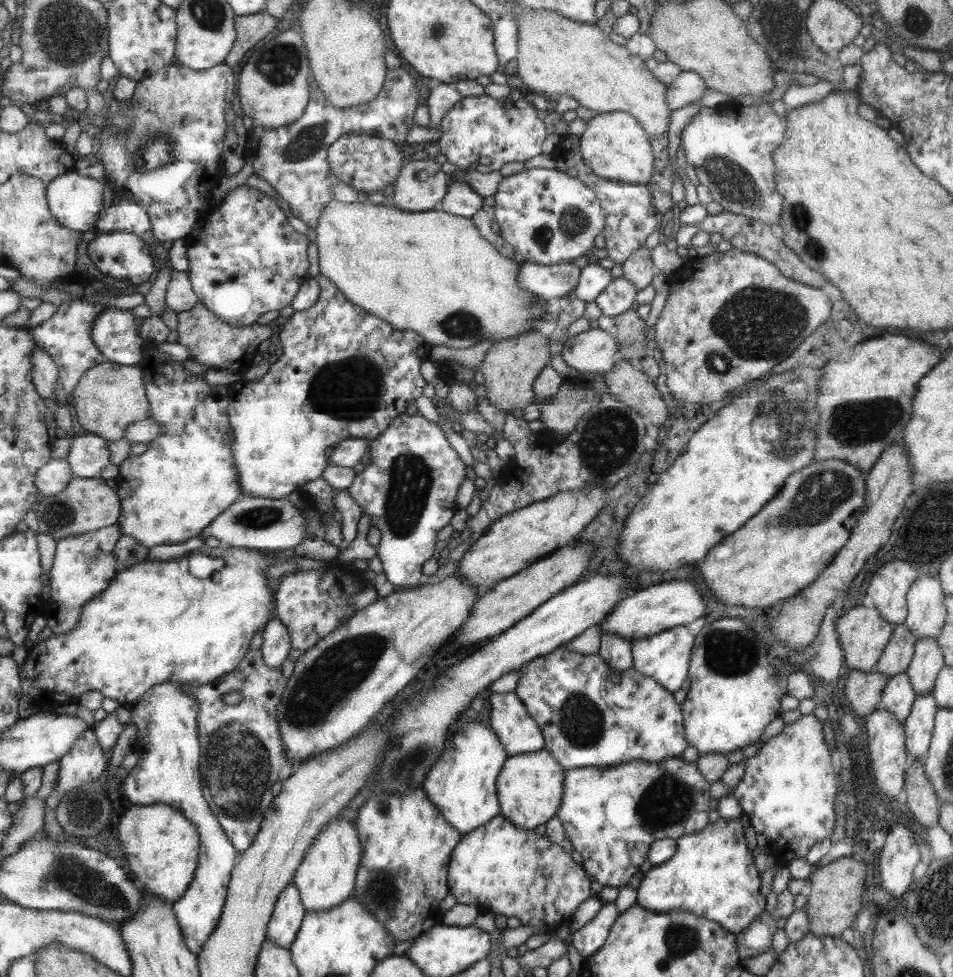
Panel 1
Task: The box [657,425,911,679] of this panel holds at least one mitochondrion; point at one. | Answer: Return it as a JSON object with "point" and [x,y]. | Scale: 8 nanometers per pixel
{"point":[821,495]}

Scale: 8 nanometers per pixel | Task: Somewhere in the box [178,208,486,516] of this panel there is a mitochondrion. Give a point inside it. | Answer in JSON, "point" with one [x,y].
{"point":[326,393]}

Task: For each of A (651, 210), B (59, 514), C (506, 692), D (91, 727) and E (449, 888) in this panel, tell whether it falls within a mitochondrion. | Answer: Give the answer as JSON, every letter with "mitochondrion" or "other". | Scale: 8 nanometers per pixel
{"A":"other","B":"mitochondrion","C":"other","D":"other","E":"other"}

